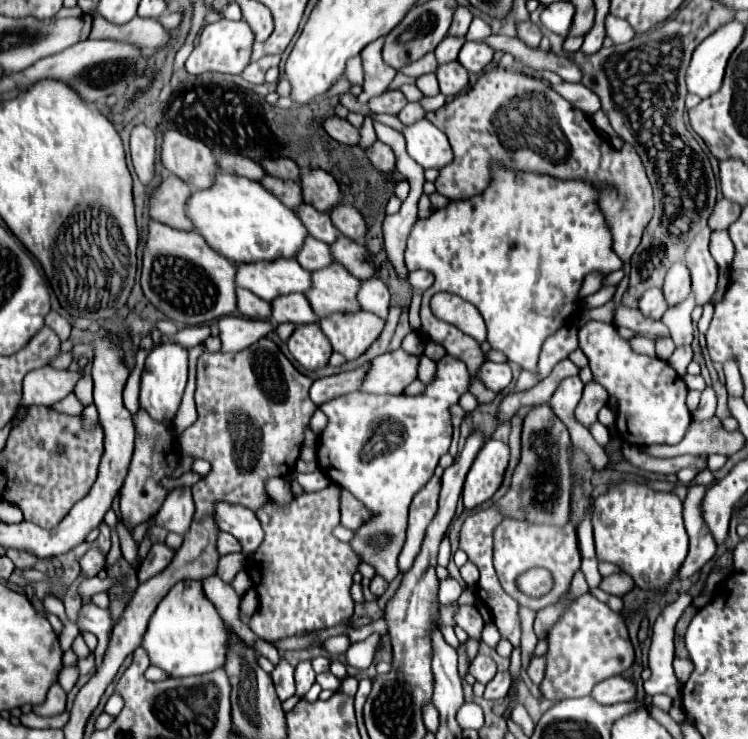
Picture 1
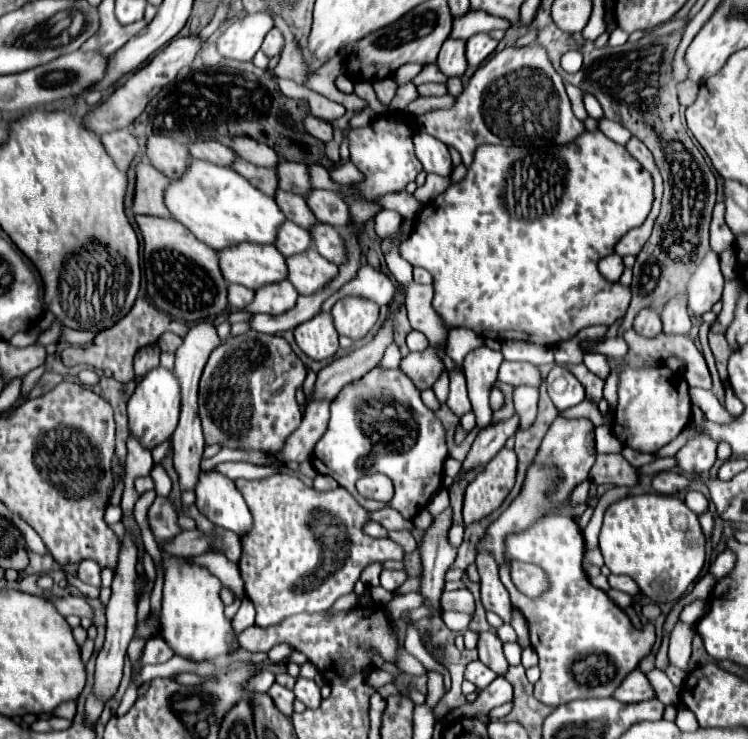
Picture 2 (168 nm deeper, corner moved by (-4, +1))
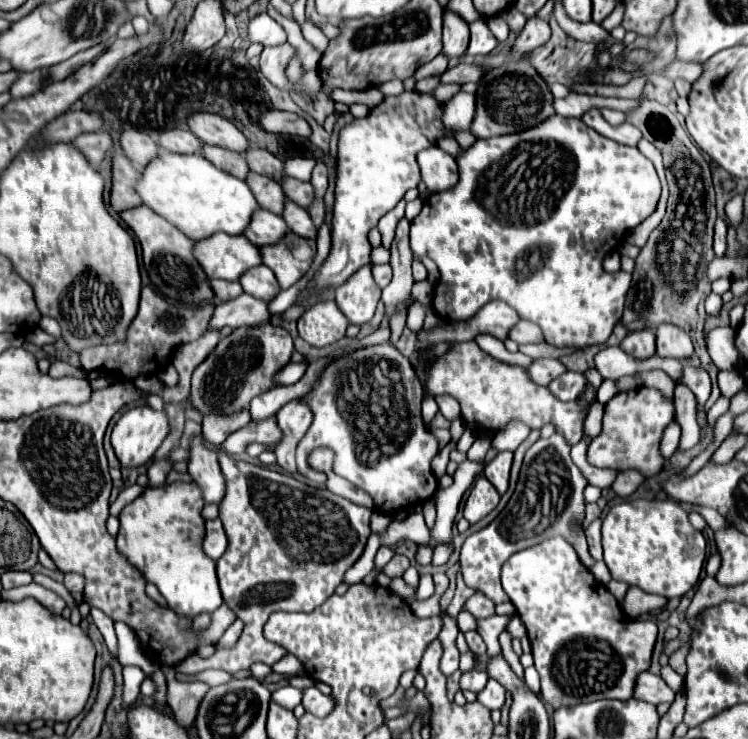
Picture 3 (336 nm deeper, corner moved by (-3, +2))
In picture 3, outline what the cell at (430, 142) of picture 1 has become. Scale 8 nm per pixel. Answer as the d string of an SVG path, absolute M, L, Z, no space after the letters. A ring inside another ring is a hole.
M439 146L421 150L417 154L417 162L421 168L421 178L431 192L443 192L457 184L457 160L443 152Z

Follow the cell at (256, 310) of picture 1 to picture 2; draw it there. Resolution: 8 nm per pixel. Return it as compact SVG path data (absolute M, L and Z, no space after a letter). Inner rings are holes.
M228 285L228 305L236 307L236 309L244 309L254 297L252 289L244 289L240 285Z

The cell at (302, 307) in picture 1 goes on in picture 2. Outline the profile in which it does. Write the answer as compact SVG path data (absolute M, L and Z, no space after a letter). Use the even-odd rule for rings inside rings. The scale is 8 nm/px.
M278 281L272 285L262 285L254 291L252 303L244 309L250 313L270 313L280 315L296 305L296 289L290 281Z

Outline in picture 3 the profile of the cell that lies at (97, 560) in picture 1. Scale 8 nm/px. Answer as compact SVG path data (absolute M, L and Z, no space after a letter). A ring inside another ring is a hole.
M77 572L65 574L65 586L67 586L69 592L81 592L85 588L85 578Z

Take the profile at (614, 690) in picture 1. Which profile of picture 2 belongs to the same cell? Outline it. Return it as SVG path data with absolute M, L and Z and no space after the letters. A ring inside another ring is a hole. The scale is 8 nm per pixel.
M634 669L626 677L626 681L620 685L620 689L616 689L614 699L622 701L622 703L642 703L642 701L656 699L656 691L652 689L652 685L644 673L640 669Z

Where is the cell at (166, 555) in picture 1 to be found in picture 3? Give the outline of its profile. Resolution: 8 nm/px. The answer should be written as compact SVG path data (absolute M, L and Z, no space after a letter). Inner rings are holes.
M219 518L205 522L205 538L203 538L203 552L211 560L219 560L227 548L227 536Z

